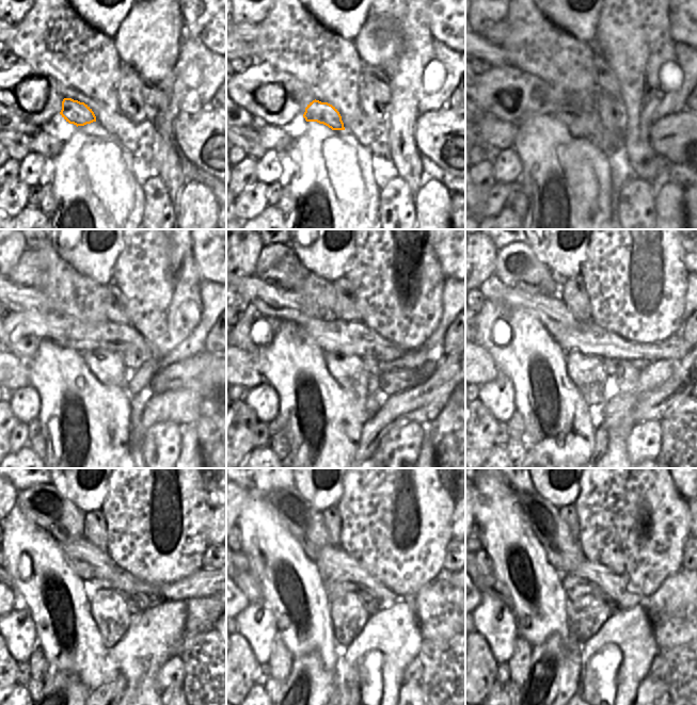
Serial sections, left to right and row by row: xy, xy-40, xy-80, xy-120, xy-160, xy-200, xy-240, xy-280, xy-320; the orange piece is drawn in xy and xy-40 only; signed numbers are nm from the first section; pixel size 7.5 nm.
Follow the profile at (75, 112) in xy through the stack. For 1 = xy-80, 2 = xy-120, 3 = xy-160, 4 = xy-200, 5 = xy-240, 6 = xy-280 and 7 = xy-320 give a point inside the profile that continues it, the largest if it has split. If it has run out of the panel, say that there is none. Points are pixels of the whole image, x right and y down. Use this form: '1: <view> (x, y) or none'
1: xy-80 (580, 124)
2: xy-120 (108, 367)
3: xy-160 (348, 370)
4: xy-200 (587, 372)
5: xy-240 (141, 643)
6: xy-280 (378, 650)
7: xy-320 (617, 651)

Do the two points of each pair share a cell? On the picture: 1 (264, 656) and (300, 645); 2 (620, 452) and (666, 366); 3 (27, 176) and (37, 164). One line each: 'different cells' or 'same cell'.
1: different cells
2: same cell
3: same cell

